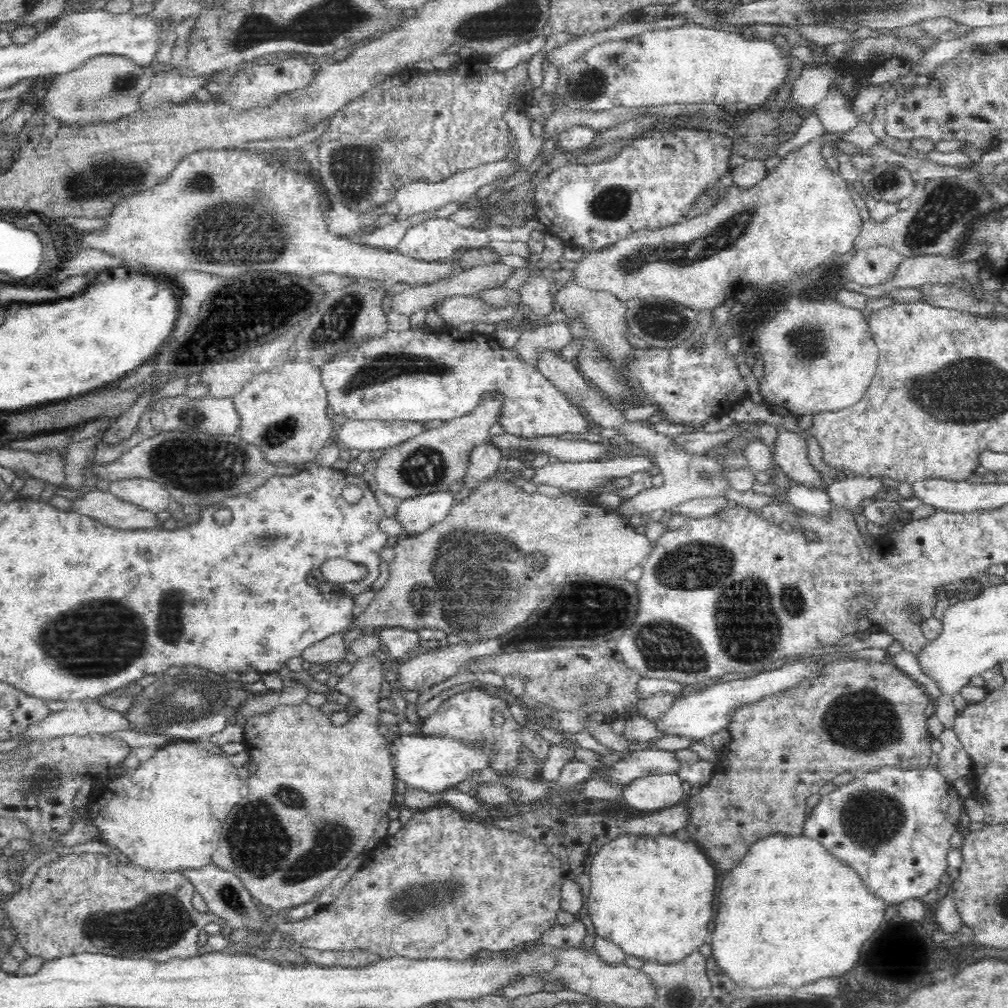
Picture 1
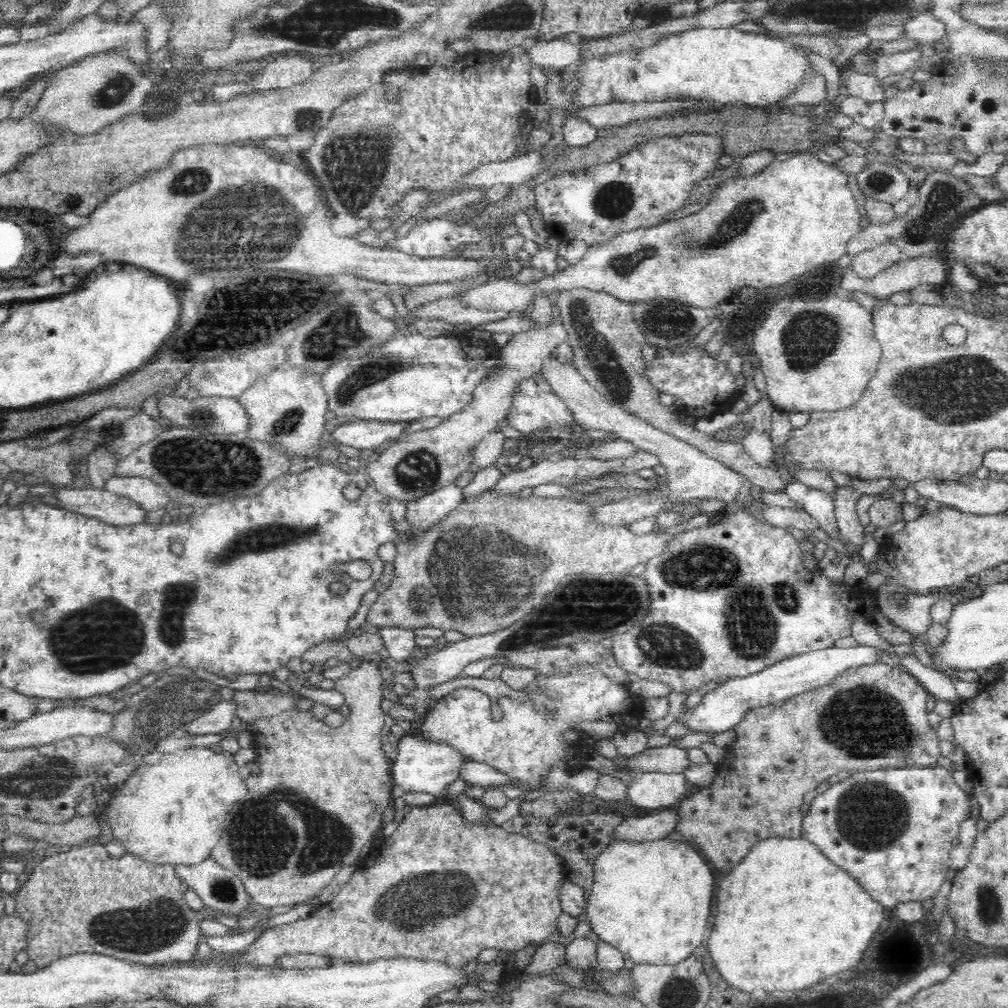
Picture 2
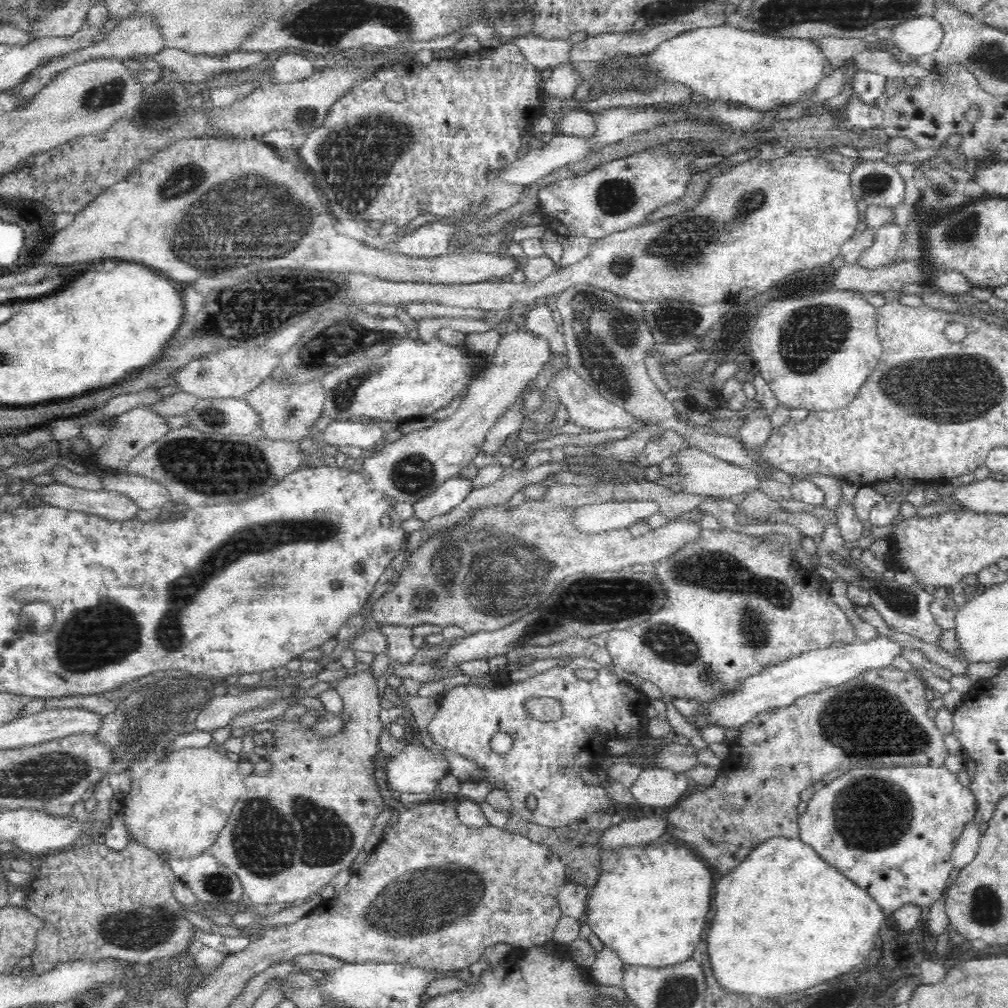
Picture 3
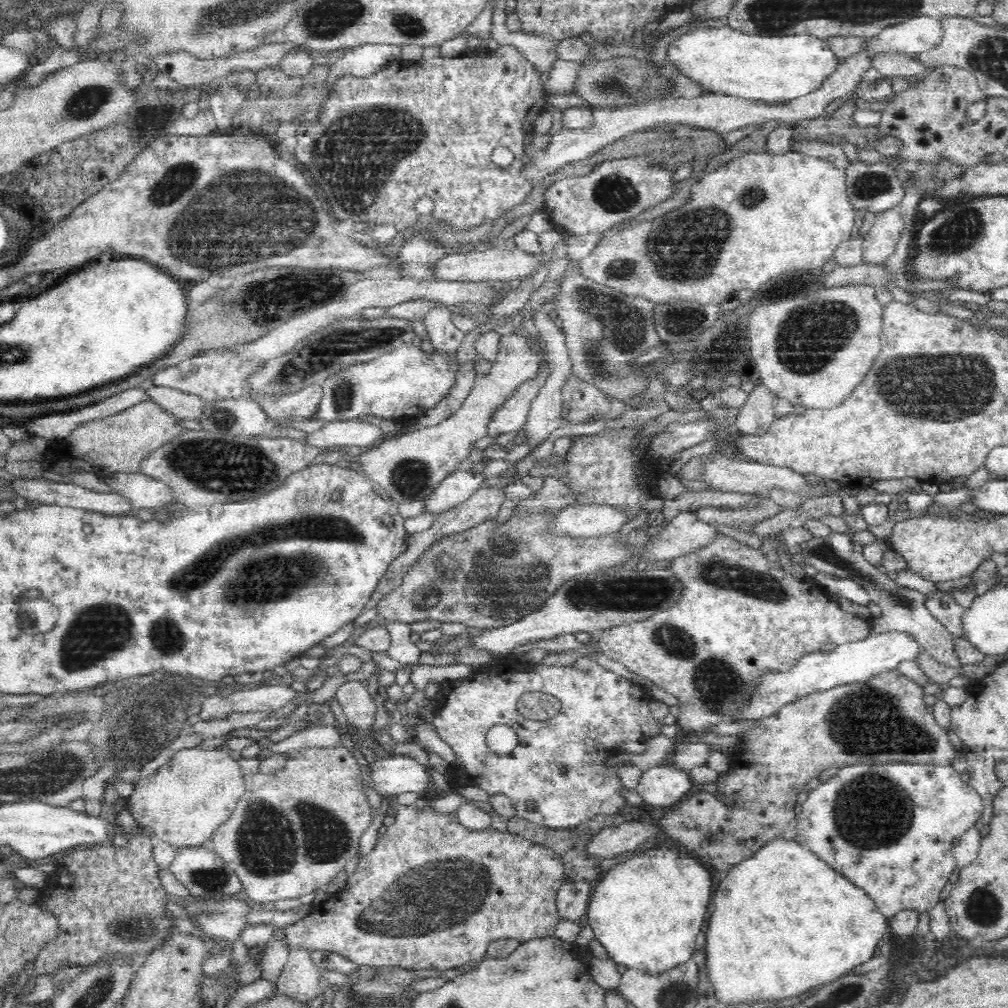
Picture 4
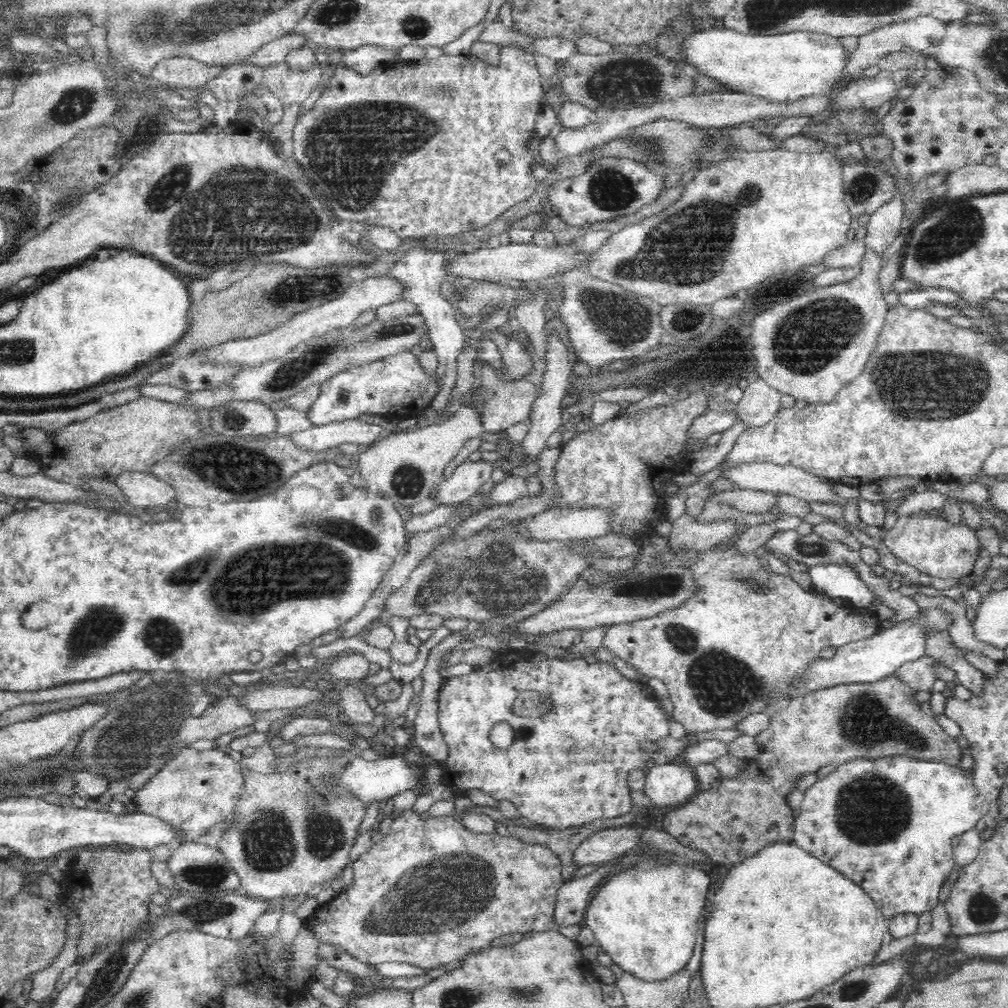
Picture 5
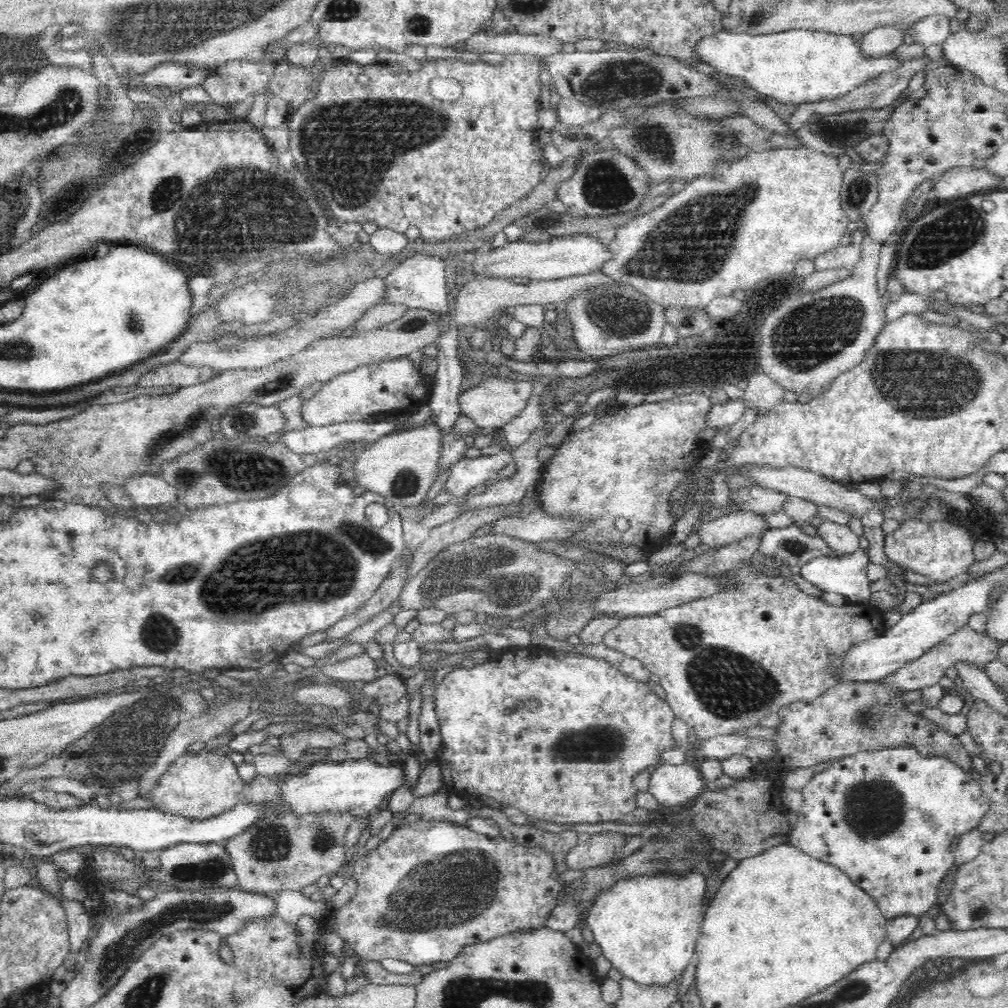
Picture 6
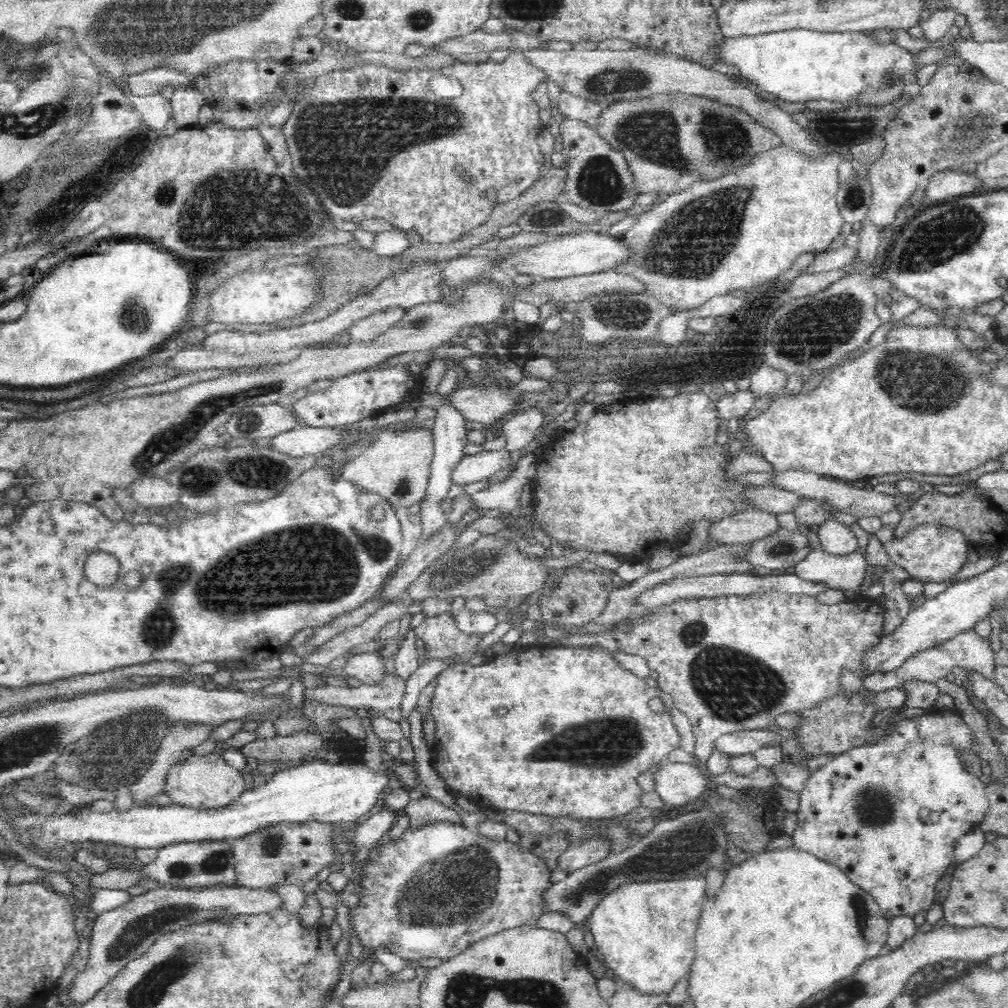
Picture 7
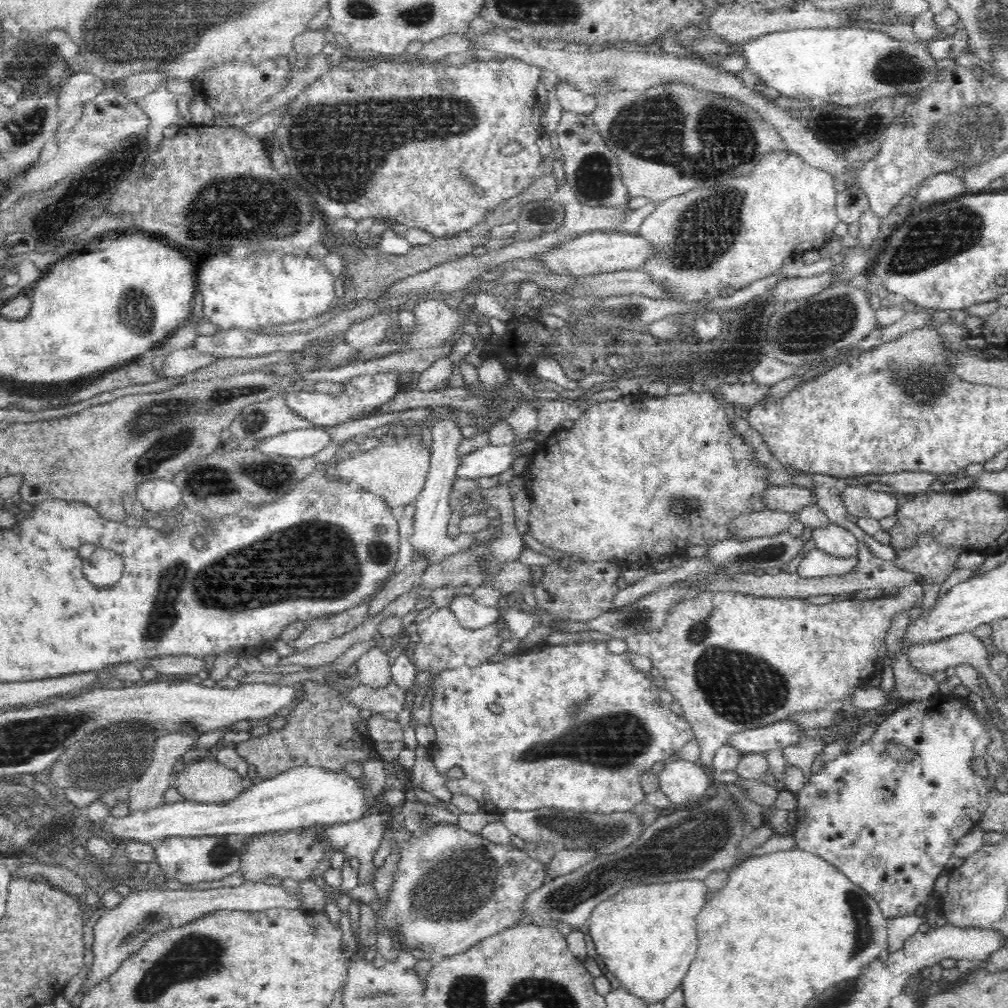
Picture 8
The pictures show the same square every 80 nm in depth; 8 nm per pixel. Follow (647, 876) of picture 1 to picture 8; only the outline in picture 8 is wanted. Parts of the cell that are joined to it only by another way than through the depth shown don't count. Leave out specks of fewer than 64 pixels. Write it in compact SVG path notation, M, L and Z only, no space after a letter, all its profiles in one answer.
M700 879L630 886L600 902L585 923L588 924L588 933L593 938L597 954L602 956L608 970L621 981L621 986L648 1002L658 1002L670 996L689 971L698 948L696 916L704 904L706 886Z

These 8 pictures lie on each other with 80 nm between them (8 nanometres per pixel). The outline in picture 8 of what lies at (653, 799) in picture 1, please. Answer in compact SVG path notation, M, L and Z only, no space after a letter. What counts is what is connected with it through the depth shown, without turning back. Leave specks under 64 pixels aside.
M679 758L677 761L671 760L665 762L663 770L657 774L657 788L668 801L674 804L692 804L698 799L702 800L702 796L709 786L709 779L701 764L690 762Z

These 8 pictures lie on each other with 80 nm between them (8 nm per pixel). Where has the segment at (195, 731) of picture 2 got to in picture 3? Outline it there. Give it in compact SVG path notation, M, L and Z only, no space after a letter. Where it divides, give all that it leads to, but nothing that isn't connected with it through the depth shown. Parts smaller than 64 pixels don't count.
M267 688L251 690L248 696L244 696L242 691L232 691L228 695L218 696L197 714L192 722L194 730L212 733L218 728L229 726L242 710L256 708L256 706L264 704L266 700L280 698L279 692Z

